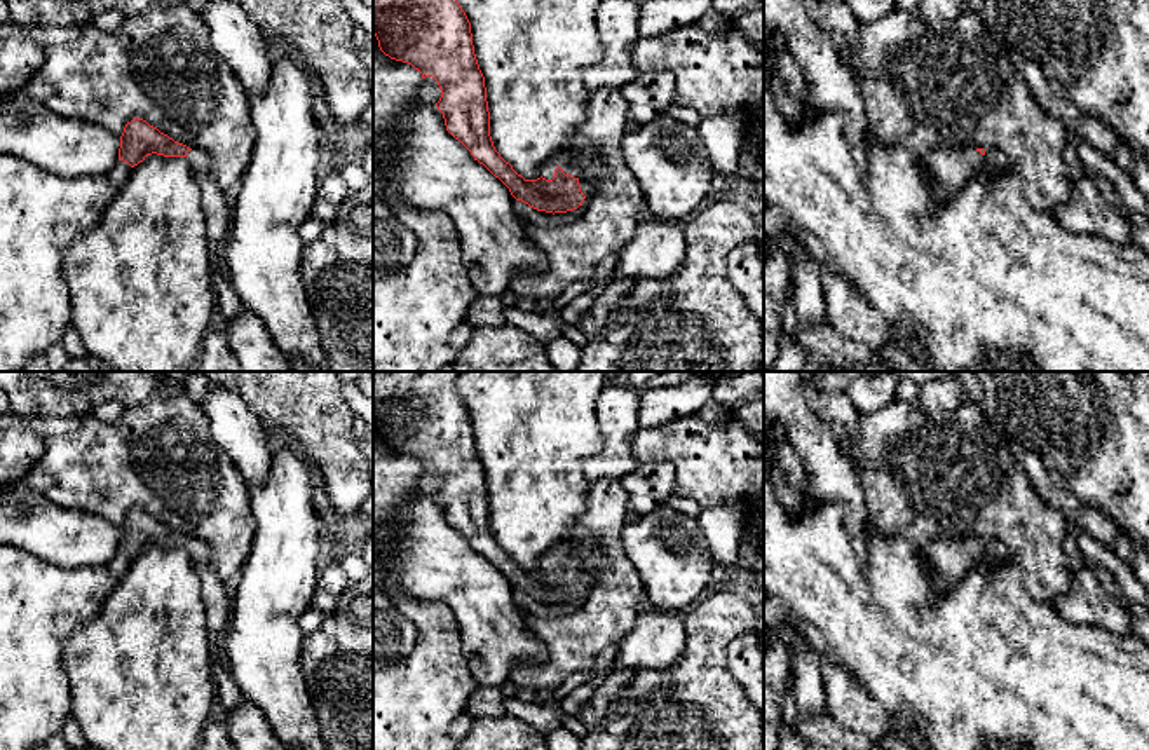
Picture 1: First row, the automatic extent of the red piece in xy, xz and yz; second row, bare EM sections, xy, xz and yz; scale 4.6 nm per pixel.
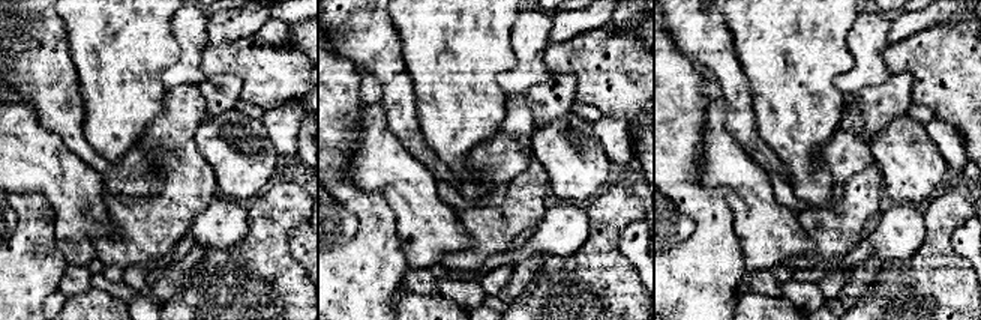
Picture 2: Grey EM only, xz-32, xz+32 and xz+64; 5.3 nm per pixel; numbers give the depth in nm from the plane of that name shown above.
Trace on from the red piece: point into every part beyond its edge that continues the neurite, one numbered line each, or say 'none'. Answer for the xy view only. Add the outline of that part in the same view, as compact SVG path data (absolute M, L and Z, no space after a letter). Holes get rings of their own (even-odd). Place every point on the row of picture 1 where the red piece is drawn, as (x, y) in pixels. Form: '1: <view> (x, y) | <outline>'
1: xy (199, 161) | M192 148L187 153L187 162L190 166L190 171L194 174L194 178L197 180L199 176L209 178L211 173L211 157L207 152L201 150L201 148Z

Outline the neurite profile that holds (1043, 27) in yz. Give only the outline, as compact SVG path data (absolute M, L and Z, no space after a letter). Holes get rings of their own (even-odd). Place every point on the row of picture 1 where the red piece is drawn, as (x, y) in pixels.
M996 0L999 28L1008 38L1008 49L1036 63L1051 91L1074 103L1081 112L1104 122L1126 145L1132 155L1144 155L1149 162L1149 0Z

